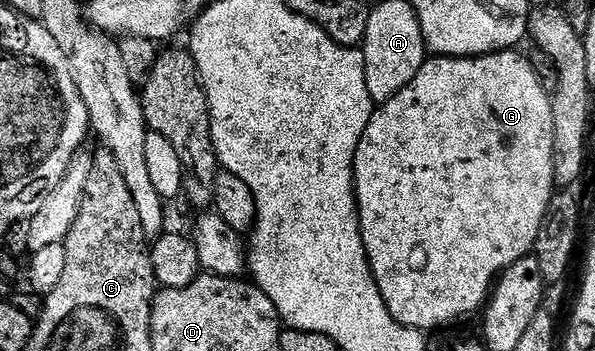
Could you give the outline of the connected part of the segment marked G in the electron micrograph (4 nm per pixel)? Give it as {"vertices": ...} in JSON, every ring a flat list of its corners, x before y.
{"vertices":[[509,50,491,52,488,56,433,55,425,59,422,70,414,74,412,81,402,90,398,90,394,98,373,111,370,126,366,126,366,134,362,134,358,142,354,158,354,178,362,242,366,246,378,290,382,290,386,310,390,310,392,317,402,326,429,330,428,328,440,328,459,316,470,315,476,307,479,309,489,299,490,289,500,273,529,255,536,247,538,230,557,187,554,178,554,114,550,93,542,86,527,55,519,56,518,53,519,51]]}

